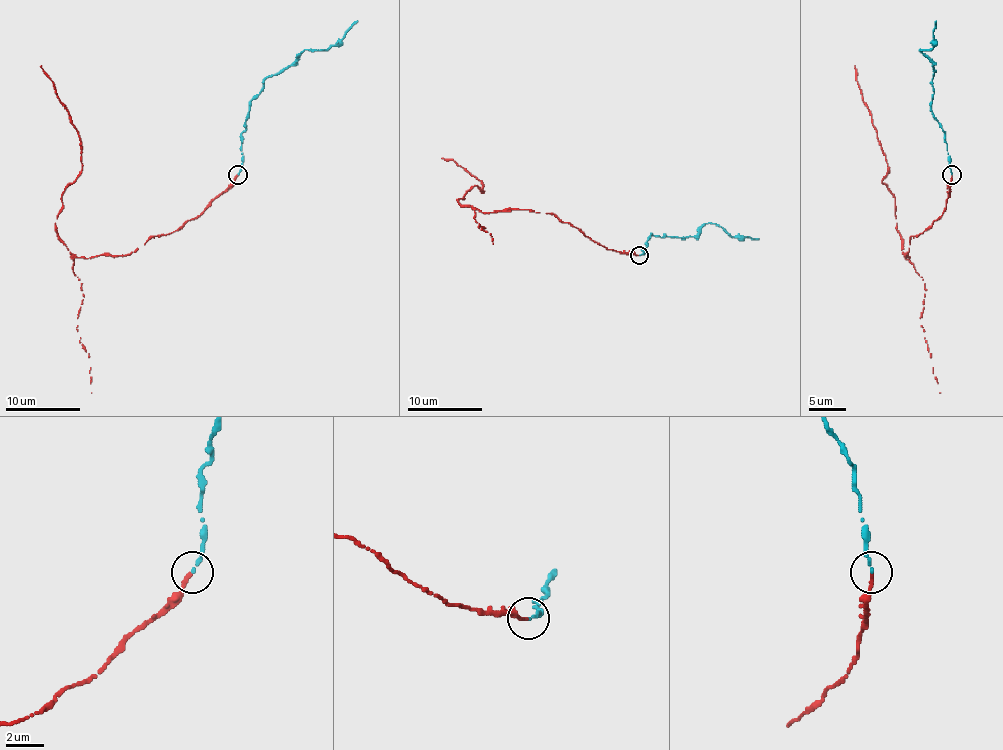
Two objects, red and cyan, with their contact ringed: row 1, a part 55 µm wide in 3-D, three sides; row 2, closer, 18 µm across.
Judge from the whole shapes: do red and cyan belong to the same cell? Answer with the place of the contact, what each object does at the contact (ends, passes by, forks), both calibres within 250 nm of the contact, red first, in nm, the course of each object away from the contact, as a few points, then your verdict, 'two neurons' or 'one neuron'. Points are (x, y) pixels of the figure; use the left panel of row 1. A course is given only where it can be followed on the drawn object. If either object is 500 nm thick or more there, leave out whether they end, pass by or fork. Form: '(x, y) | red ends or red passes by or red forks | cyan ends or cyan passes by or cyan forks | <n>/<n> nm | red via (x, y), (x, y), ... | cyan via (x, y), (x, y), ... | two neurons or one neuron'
(238, 174) | red ends | cyan ends | 220/180 nm | red via (238, 175), (173, 233), (126, 255), (74, 255), (55, 223), (61, 193), (81, 169), (81, 141), (40, 65) | cyan via (238, 175), (249, 102), (261, 91), (262, 82), (294, 63), (305, 50), (333, 46), (357, 20) | one neuron

